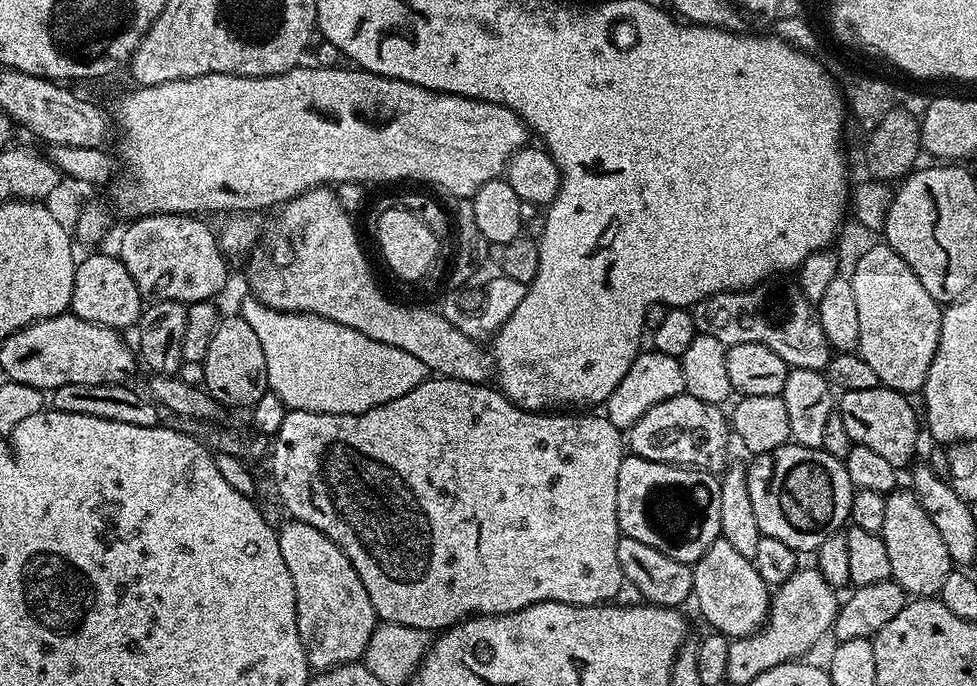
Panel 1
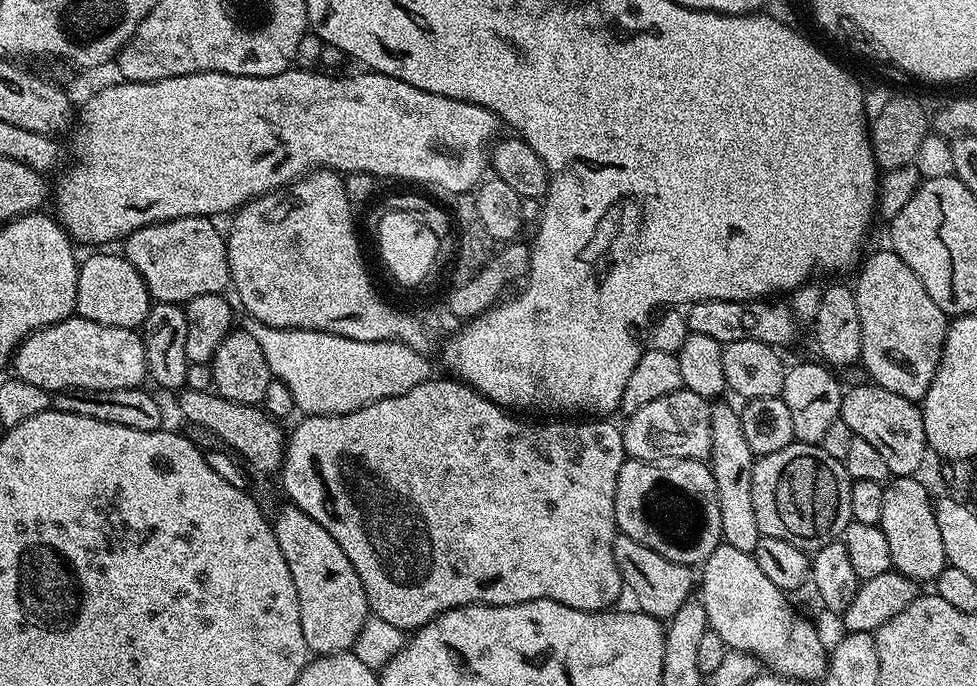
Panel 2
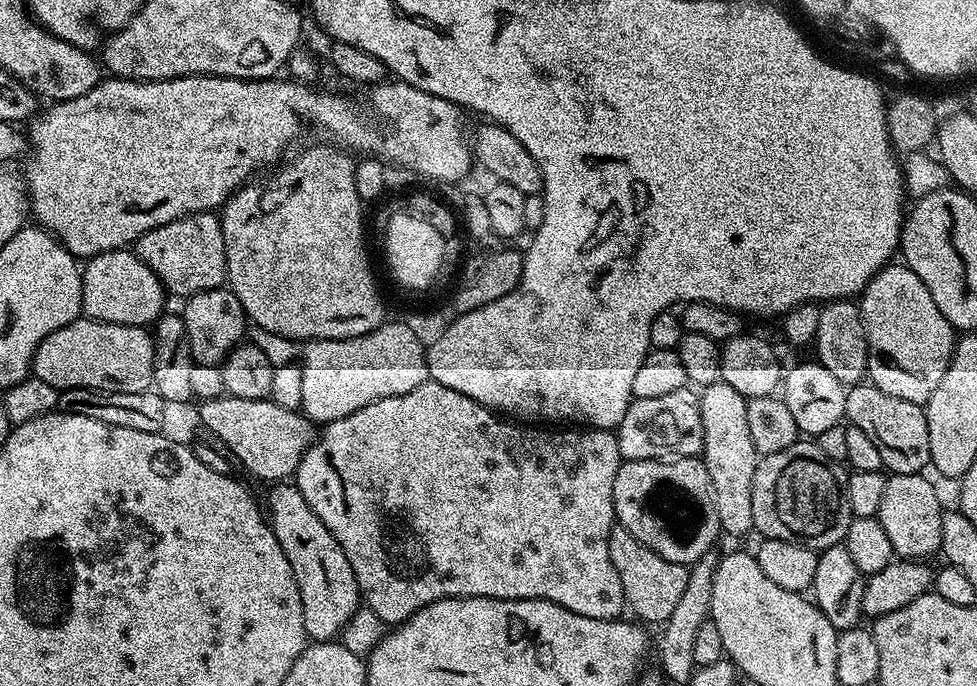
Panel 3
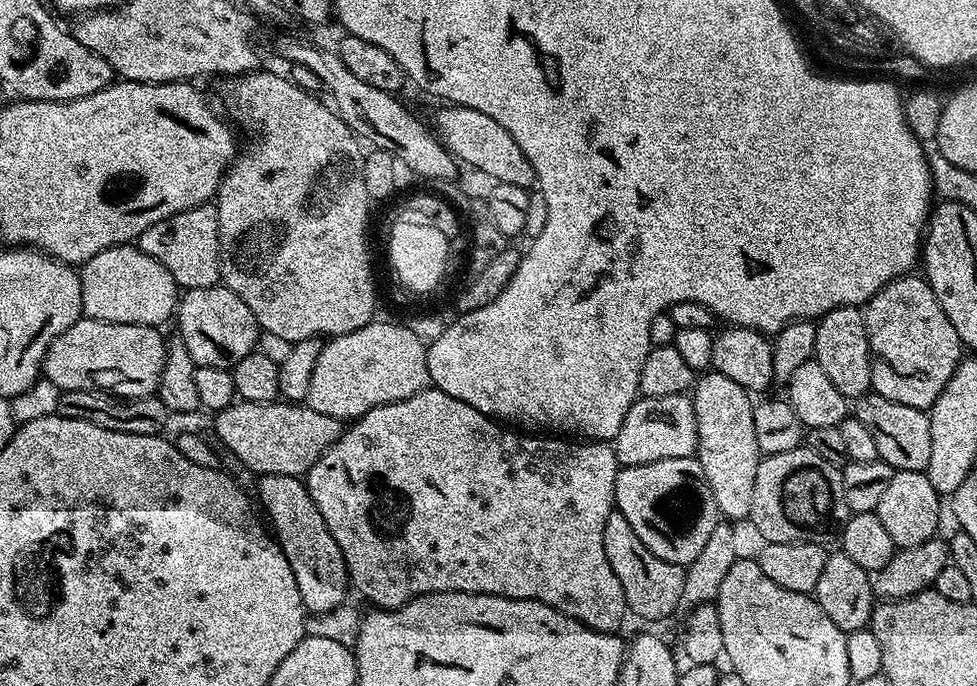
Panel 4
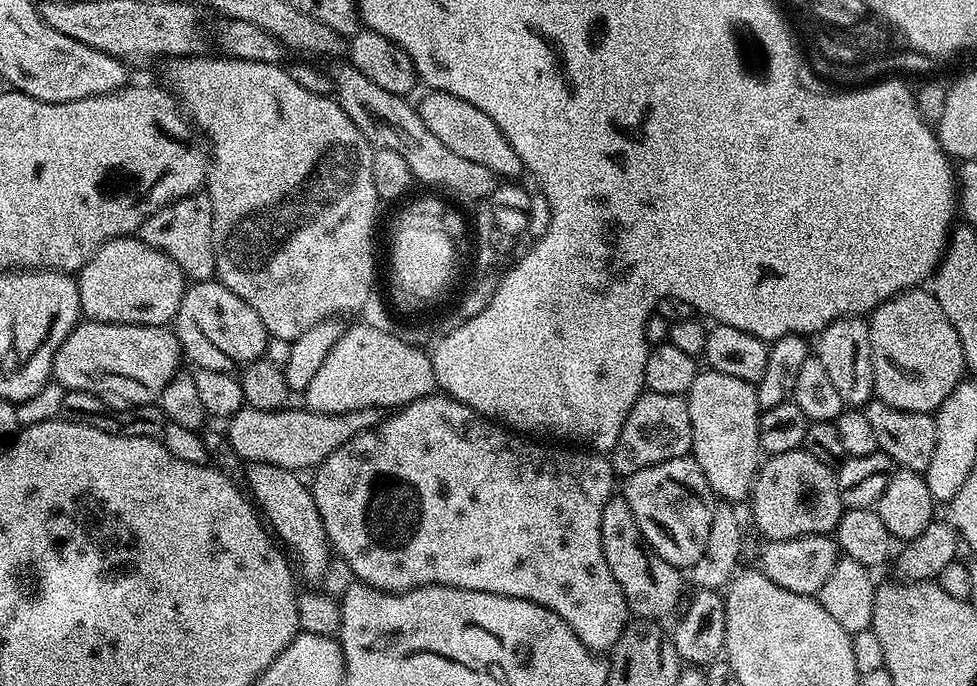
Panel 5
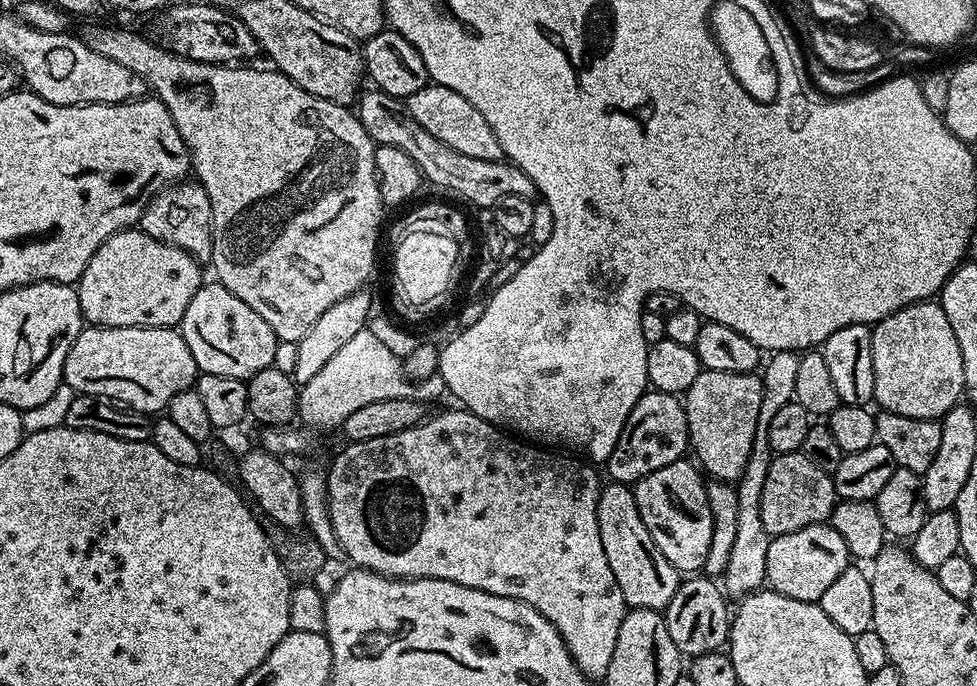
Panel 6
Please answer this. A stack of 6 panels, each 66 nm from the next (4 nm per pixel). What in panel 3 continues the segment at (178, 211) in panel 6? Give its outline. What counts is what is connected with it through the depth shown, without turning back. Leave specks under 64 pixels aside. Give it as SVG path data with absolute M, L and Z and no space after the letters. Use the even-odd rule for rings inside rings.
M215 211L195 212L174 222L166 222L166 226L146 230L146 234L136 239L134 251L139 260L154 270L165 293L172 295L173 292L179 298L221 287L228 274L226 242L222 238L220 217Z

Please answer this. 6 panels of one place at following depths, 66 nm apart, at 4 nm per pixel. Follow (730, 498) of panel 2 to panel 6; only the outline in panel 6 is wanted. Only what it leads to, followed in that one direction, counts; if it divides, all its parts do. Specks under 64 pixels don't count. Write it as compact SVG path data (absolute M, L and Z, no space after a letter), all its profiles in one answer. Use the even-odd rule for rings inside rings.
M702 370L694 378L694 386L683 393L690 452L709 477L720 482L739 480L754 444L762 392L763 382L756 372L726 374L722 370Z

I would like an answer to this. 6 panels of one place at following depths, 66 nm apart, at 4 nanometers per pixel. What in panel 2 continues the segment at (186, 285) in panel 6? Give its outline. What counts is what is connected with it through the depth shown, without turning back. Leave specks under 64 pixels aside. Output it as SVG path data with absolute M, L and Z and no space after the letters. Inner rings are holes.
M108 250L97 252L100 252L97 256L79 265L75 315L106 326L139 329L154 303L148 295L142 274L138 274L138 270L134 270L132 263L124 259L123 255L111 256Z

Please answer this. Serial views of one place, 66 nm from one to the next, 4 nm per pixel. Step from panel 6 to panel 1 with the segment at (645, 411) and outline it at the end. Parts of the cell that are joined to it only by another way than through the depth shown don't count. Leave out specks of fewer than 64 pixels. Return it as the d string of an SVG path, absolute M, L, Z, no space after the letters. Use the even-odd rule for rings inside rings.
M681 394L666 398L666 402L646 410L646 414L642 414L642 418L638 418L638 422L627 429L626 444L634 456L720 474L725 471L730 460L728 436L730 440L730 420L721 405L701 402L699 398Z

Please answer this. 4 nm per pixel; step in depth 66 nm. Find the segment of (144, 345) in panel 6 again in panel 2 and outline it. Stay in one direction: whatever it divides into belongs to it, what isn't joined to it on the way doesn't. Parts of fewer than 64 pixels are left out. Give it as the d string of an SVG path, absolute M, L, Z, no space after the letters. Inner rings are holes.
M75 314L67 320L59 320L45 328L38 328L18 347L16 355L10 361L11 367L16 367L15 379L31 382L34 386L42 386L49 394L61 392L67 388L85 388L91 392L109 392L123 388L138 388L149 379L148 363L144 338L139 331L118 326L106 326L93 320L87 320Z

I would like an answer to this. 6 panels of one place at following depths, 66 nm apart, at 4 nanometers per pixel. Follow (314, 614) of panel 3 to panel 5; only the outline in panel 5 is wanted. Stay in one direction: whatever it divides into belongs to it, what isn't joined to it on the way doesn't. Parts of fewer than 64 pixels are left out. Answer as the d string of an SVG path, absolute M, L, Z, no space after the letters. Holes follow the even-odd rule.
M248 464L247 470L247 491L255 507L262 513L267 527L288 543L287 551L291 553L294 560L296 555L295 563L298 565L299 575L301 572L308 580L322 579L328 572L328 563L334 560L334 549L328 542L328 535L318 514L318 506L312 497L311 487L307 483L303 484L297 473L282 466Z

